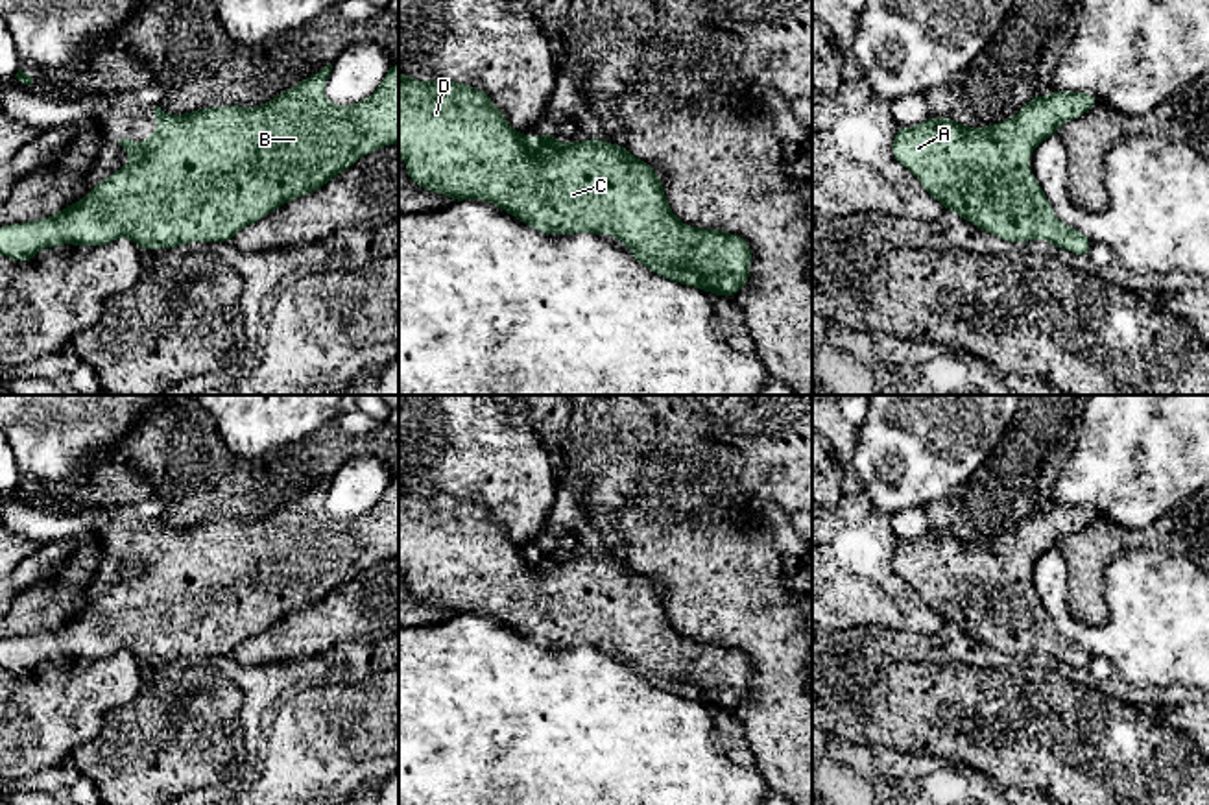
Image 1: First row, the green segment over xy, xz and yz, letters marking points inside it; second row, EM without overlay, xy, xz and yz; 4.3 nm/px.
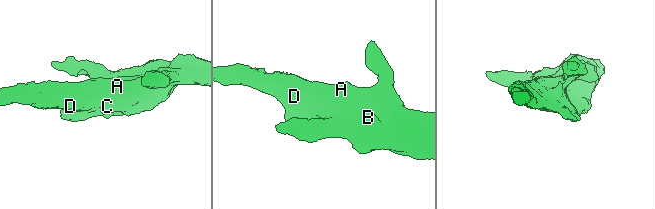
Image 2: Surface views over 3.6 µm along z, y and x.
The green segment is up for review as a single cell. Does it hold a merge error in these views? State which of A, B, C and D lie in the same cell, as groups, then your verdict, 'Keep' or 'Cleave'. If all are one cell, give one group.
Groups: A B C D. Keep

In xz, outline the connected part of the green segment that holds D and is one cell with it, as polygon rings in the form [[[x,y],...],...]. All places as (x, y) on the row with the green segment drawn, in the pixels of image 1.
[[[399,72],[399,155],[408,177],[456,201],[484,199],[545,234],[616,236],[650,271],[679,284],[733,297],[749,279],[746,238],[685,225],[670,210],[659,174],[626,146],[589,138],[559,142],[513,129],[491,98],[449,79],[419,81]]]

